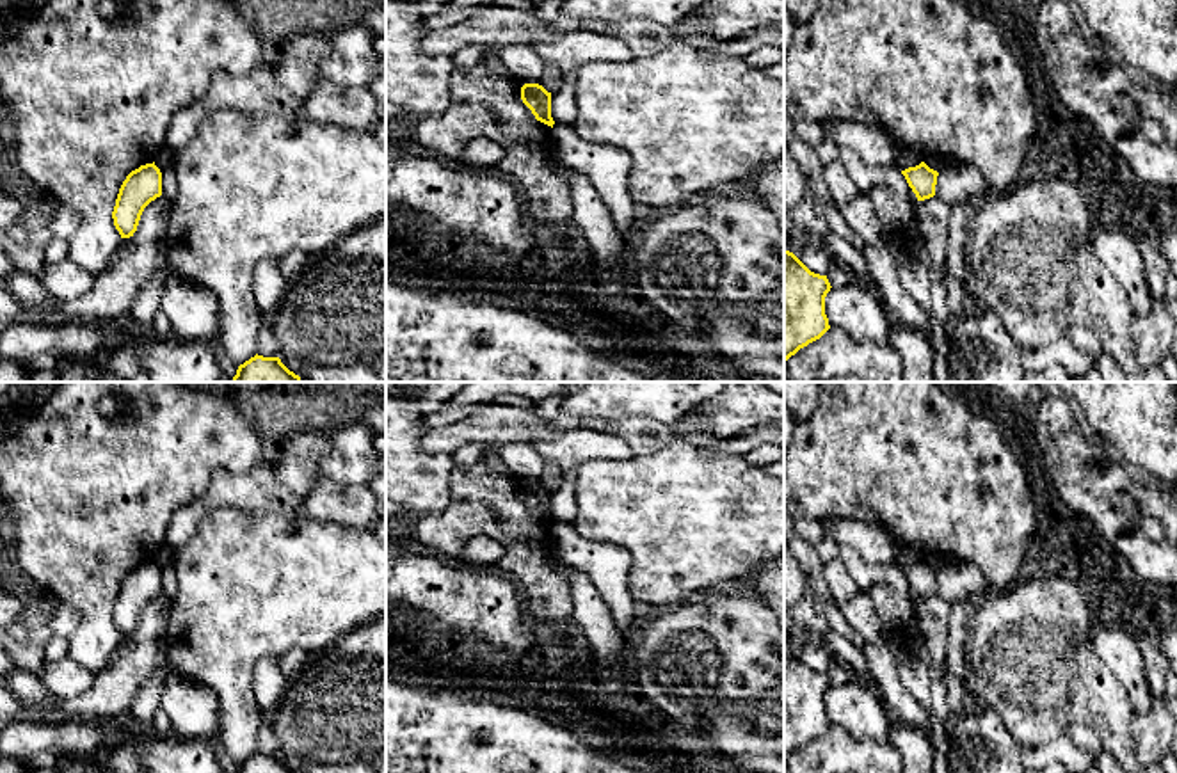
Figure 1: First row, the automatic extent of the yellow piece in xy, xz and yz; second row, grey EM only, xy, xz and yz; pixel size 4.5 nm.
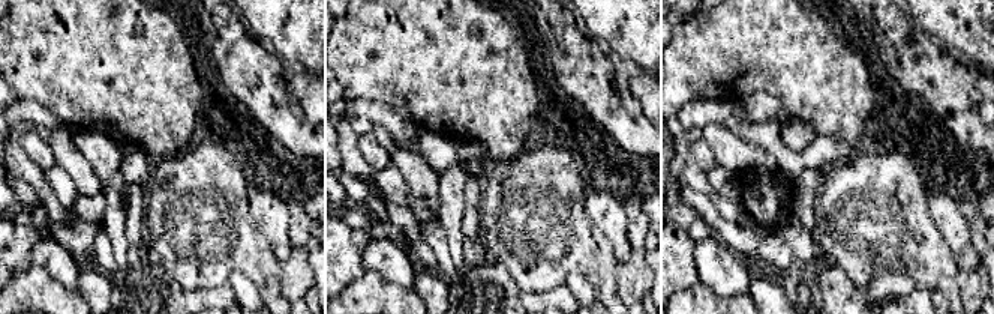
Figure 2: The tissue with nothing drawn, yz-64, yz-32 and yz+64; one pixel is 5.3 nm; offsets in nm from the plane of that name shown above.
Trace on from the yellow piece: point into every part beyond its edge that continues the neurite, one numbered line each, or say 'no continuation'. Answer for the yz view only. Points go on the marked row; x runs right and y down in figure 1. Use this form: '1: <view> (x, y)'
no continuation

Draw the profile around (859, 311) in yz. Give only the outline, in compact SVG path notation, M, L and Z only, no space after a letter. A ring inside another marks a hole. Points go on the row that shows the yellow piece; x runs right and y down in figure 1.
M857 281L830 288L825 315L830 327L843 329L853 341L889 345L893 318L878 291Z

